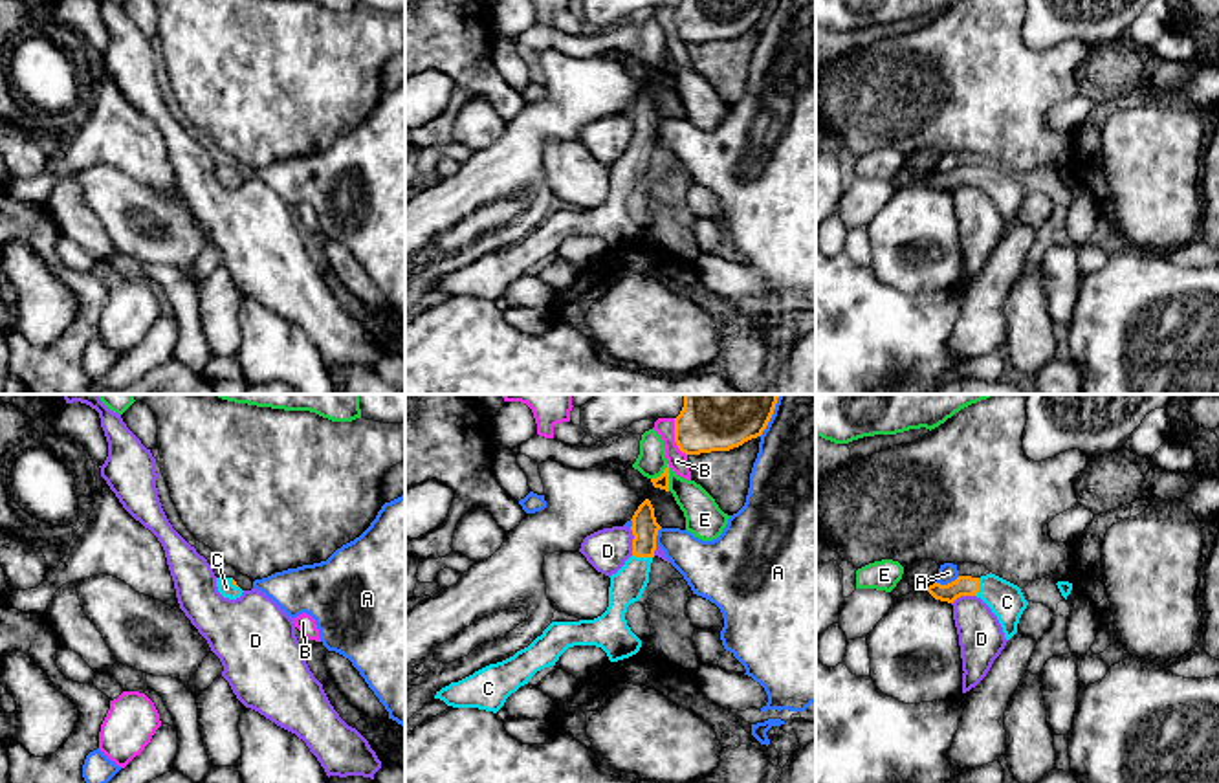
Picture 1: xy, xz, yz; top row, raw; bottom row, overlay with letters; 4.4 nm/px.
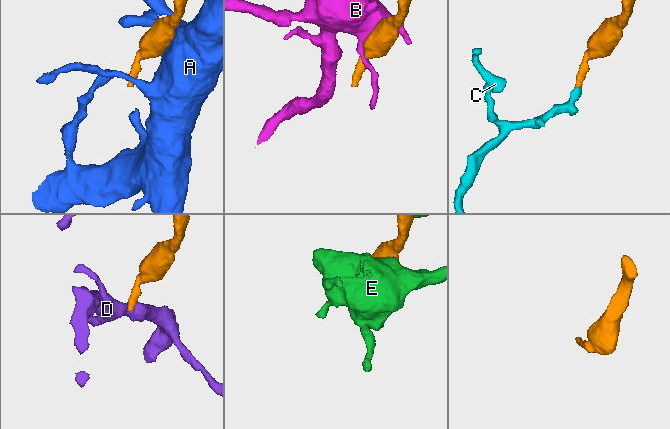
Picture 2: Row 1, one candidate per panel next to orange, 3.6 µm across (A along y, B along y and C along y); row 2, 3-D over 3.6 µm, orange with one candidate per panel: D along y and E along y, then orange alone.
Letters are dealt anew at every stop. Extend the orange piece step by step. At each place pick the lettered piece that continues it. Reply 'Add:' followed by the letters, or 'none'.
Add: C

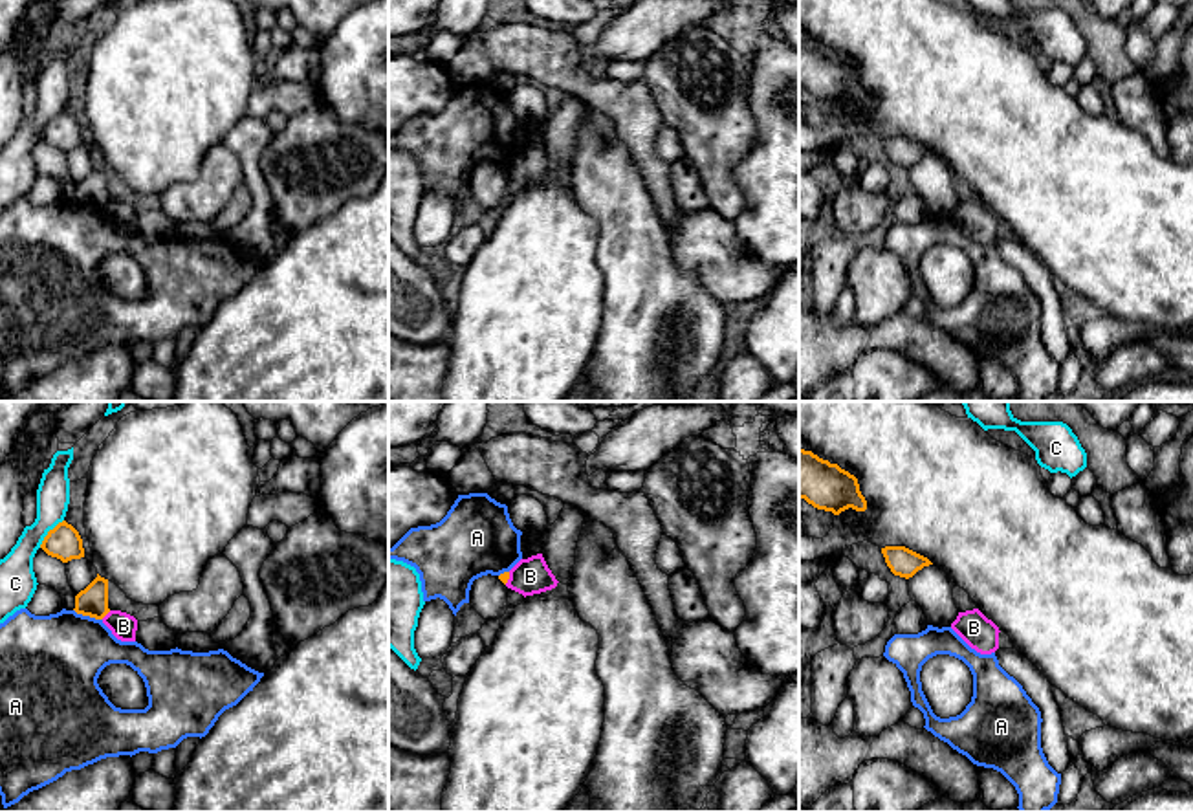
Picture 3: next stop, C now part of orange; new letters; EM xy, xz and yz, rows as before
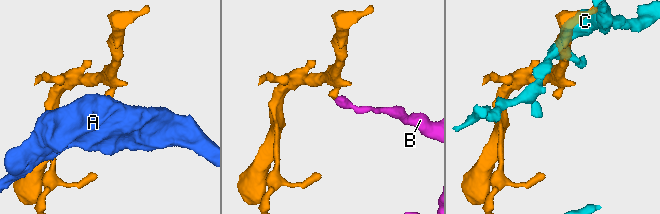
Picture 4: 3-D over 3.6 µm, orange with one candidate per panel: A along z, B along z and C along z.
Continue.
Add: none

